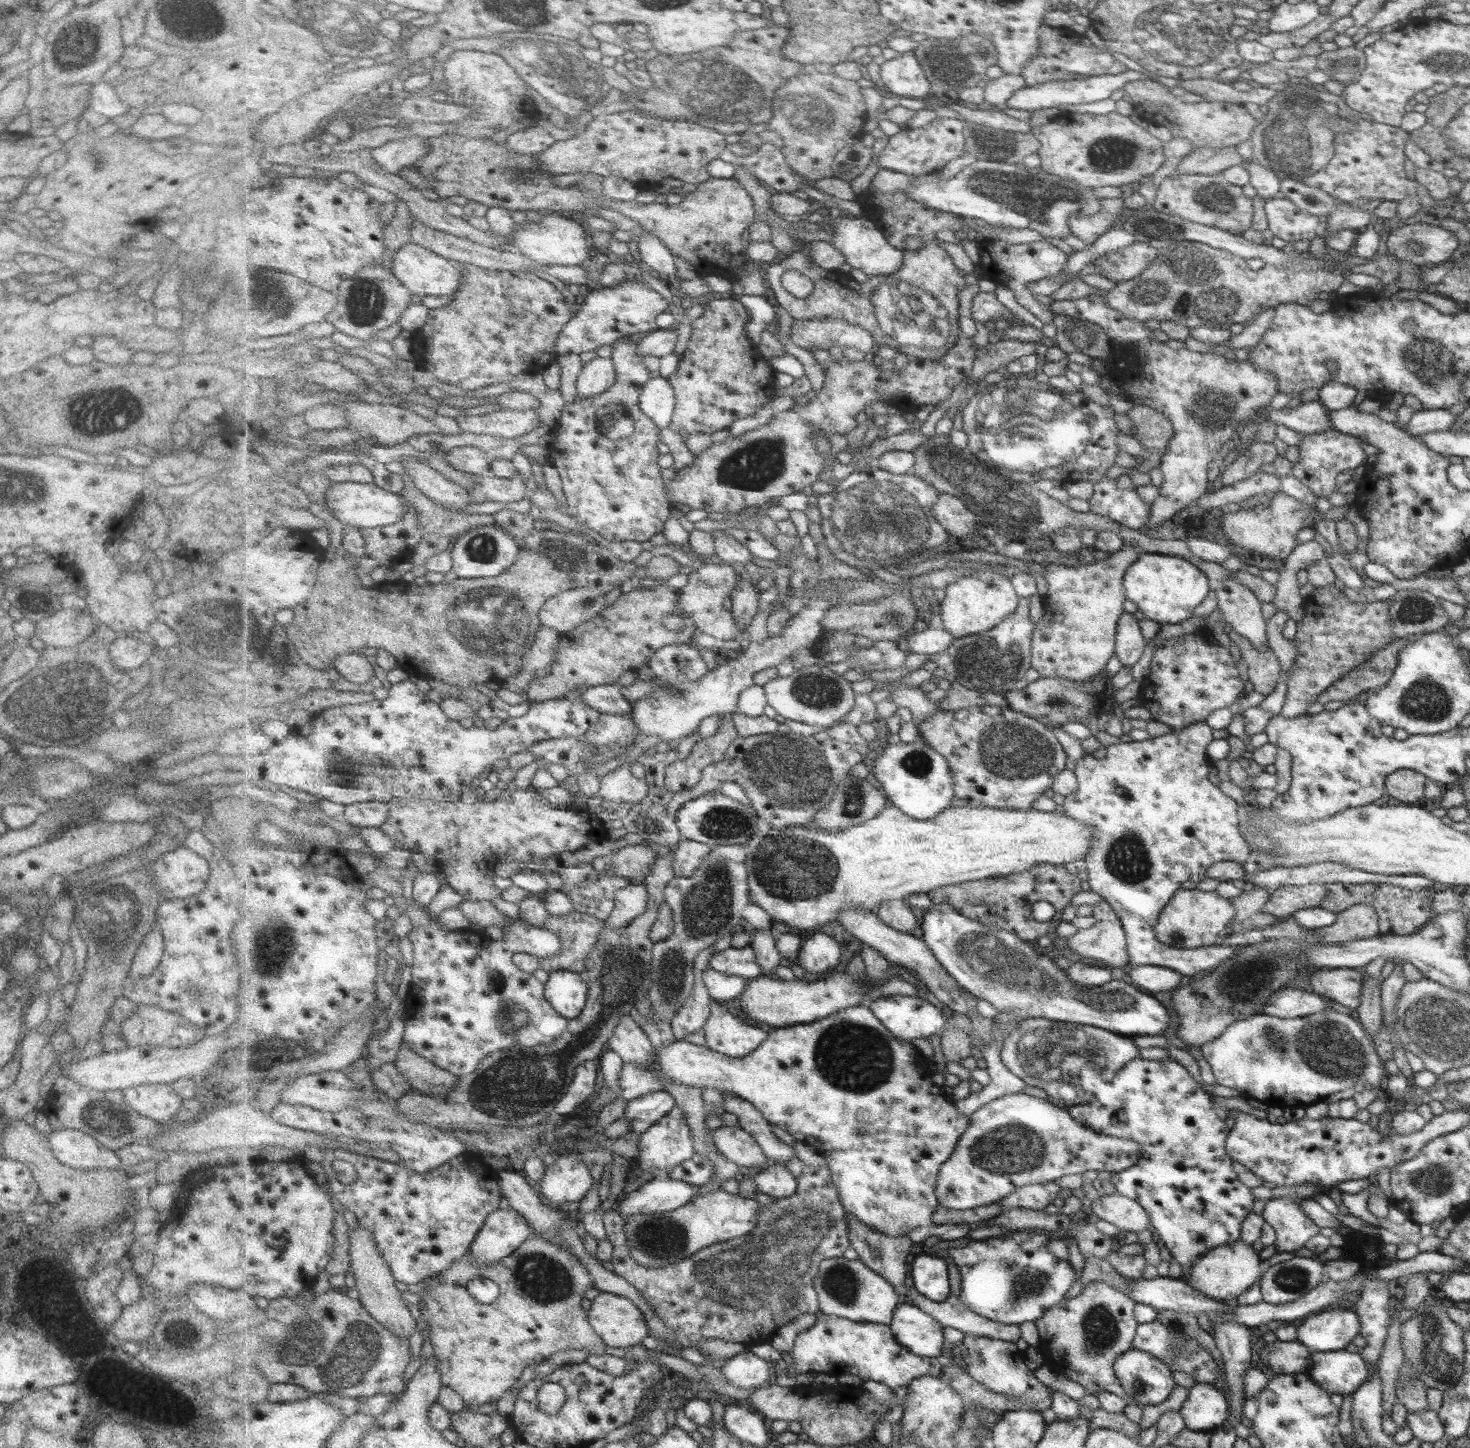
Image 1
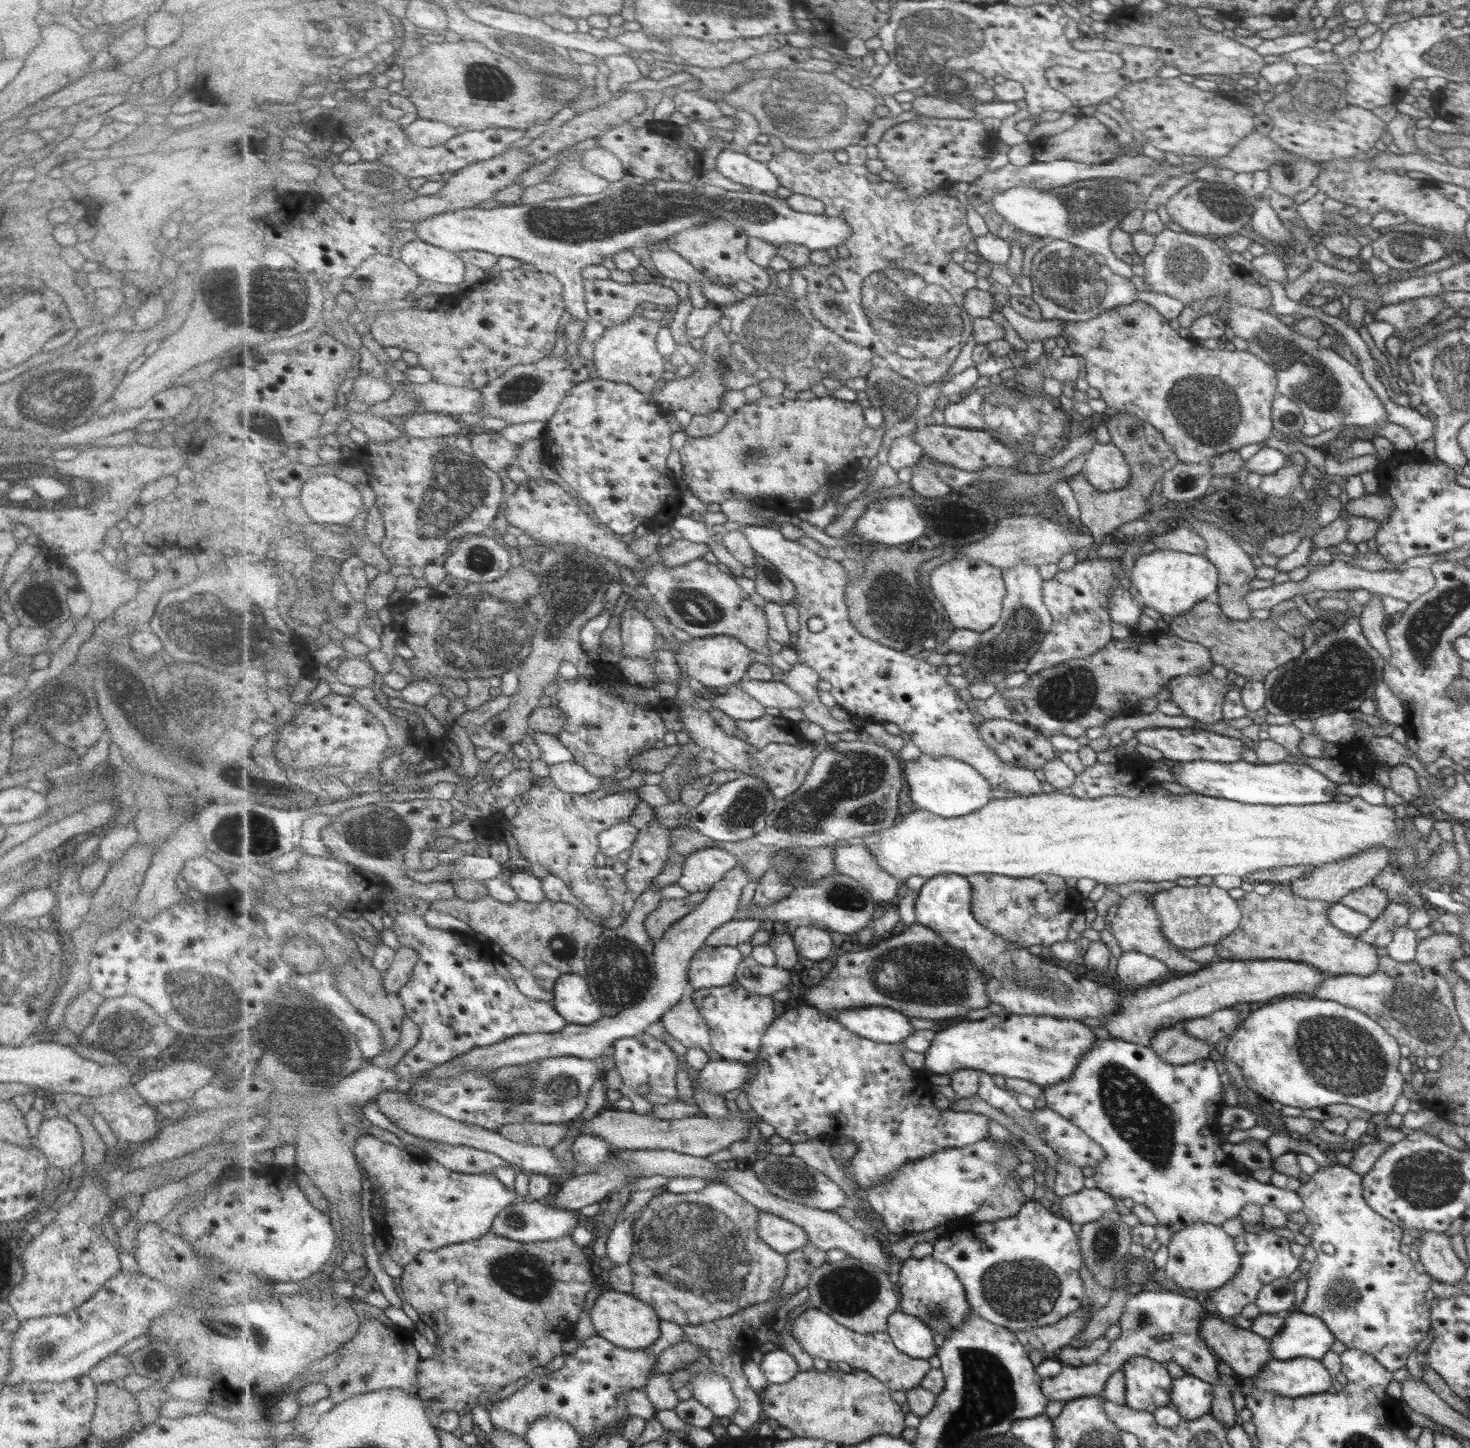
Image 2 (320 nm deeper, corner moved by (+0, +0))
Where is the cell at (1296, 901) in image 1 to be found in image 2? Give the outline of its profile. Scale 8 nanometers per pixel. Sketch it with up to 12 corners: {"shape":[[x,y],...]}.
{"shape":[[1372,847],[1290,882],[1302,898],[1332,904],[1391,868]]}

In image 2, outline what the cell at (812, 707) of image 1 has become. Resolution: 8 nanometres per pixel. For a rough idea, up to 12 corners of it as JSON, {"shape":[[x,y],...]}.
{"shape":[[747,679],[741,688],[768,708],[807,703],[788,683]]}

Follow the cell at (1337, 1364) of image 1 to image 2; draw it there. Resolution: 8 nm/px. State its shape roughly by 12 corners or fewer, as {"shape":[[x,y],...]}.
{"shape":[[1314,1358],[1271,1360],[1253,1387],[1286,1398],[1326,1393],[1332,1376]]}

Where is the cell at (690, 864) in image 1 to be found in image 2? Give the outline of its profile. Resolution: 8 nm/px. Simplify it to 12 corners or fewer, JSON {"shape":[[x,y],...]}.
{"shape":[[725,848],[687,856],[678,884],[710,892],[739,864]]}

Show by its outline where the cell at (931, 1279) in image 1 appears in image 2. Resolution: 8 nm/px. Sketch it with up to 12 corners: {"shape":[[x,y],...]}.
{"shape":[[930,1256],[899,1264],[906,1314],[946,1340],[973,1313],[957,1270]]}

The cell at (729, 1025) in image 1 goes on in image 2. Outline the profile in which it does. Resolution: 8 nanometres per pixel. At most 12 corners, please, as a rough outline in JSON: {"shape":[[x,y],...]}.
{"shape":[[736,982],[692,991],[723,1059],[752,1063],[776,1021],[773,996]]}

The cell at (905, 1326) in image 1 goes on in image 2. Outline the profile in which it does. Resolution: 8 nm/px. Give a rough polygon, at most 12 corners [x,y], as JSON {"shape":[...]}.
{"shape":[[904,1310],[890,1317],[897,1347],[912,1358],[939,1353],[933,1327]]}

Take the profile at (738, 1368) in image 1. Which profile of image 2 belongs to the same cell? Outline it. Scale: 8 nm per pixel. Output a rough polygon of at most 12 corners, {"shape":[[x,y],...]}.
{"shape":[[780,1348],[764,1354],[771,1384],[786,1384],[801,1372],[798,1360]]}

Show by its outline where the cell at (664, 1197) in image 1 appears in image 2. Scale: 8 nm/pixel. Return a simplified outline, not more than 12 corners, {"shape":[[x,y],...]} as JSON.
{"shape":[[643,1211],[610,1233],[607,1256],[616,1265],[632,1261],[635,1222]]}

